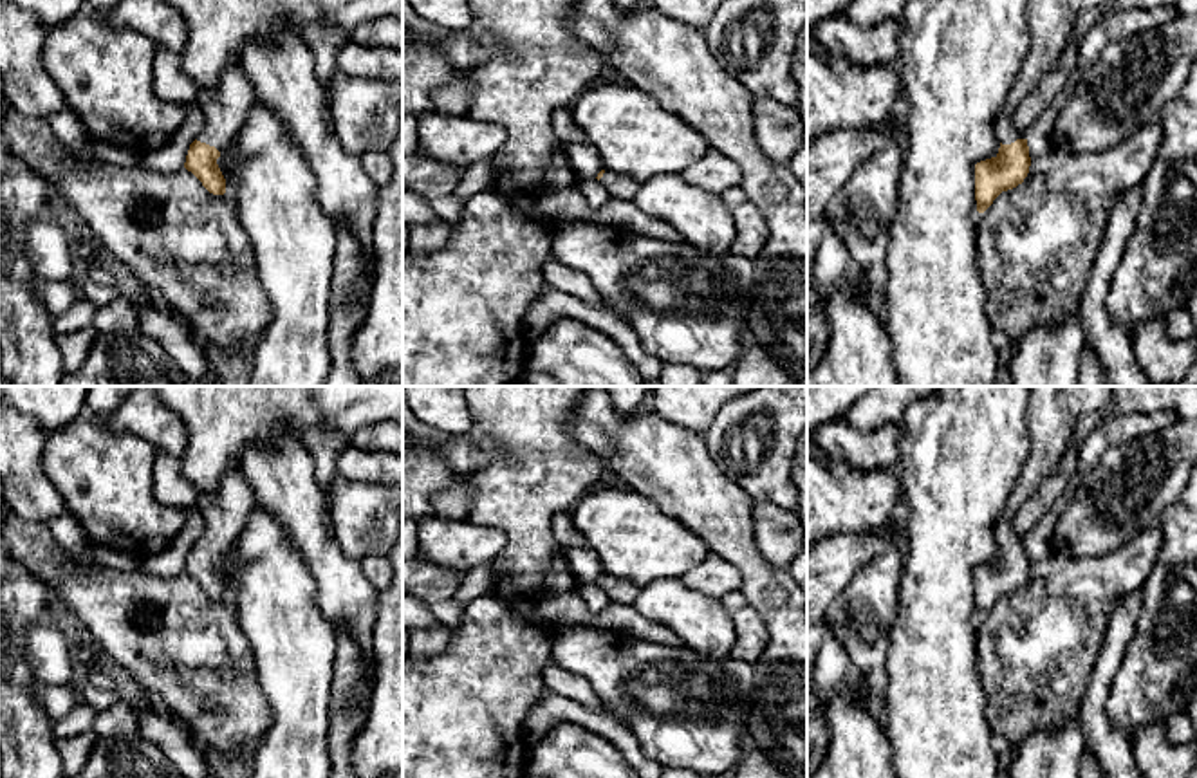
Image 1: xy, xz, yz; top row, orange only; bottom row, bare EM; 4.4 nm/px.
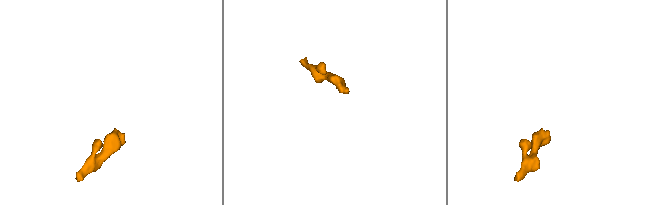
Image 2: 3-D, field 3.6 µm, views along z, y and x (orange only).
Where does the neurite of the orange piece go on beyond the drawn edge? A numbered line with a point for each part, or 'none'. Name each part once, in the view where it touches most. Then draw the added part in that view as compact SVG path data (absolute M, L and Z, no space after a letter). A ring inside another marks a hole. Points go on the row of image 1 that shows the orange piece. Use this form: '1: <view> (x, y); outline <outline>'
1: xy (224, 107); outline M240 65L224 70L213 90L199 90L204 126L197 141L224 152L231 146L253 103L258 101L253 83Z

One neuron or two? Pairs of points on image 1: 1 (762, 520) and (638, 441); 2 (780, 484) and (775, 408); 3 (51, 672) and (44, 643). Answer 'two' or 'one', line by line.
1: two
2: one
3: one

